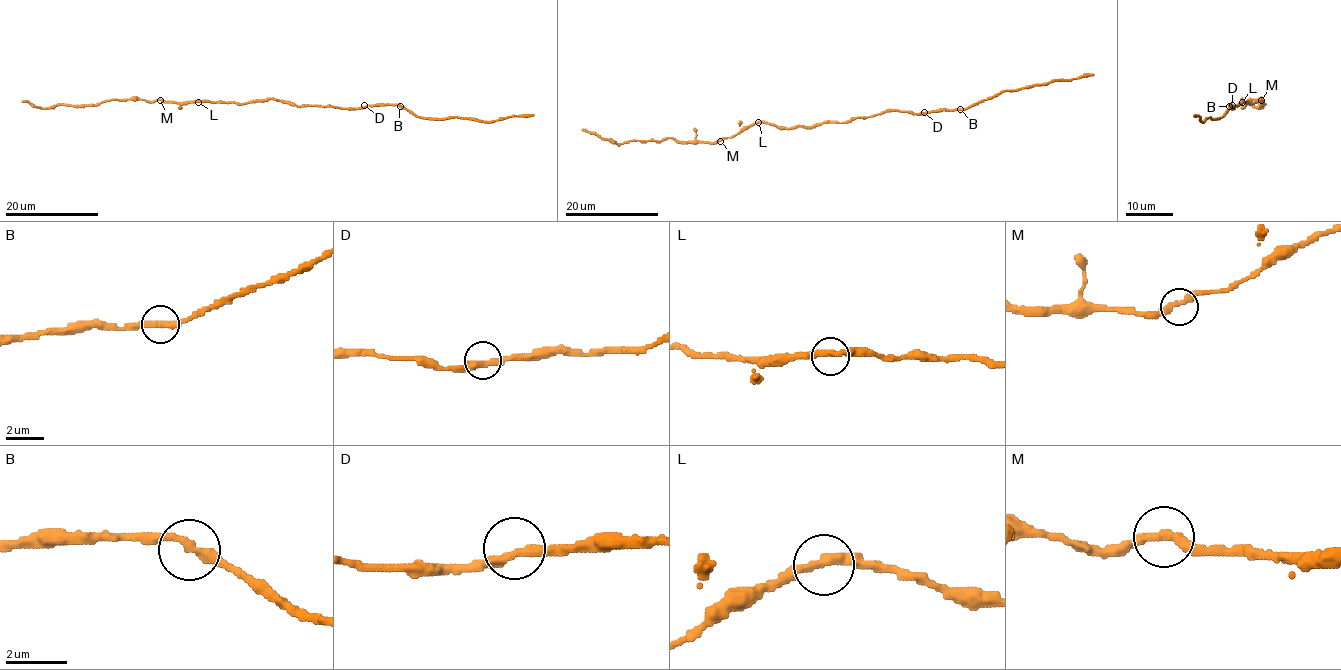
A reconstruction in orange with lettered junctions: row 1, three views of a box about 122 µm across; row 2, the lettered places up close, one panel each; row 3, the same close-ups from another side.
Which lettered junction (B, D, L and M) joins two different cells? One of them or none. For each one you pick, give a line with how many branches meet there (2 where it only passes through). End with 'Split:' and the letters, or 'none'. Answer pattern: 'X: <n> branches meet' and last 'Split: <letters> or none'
Split: none

